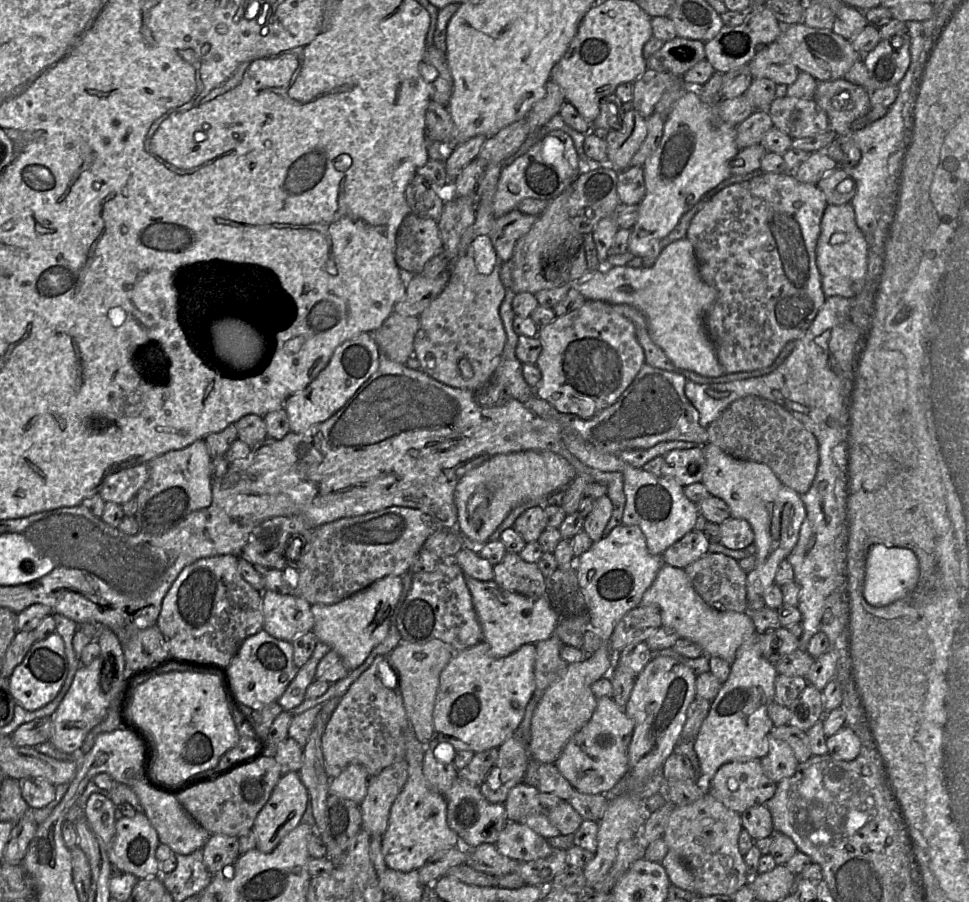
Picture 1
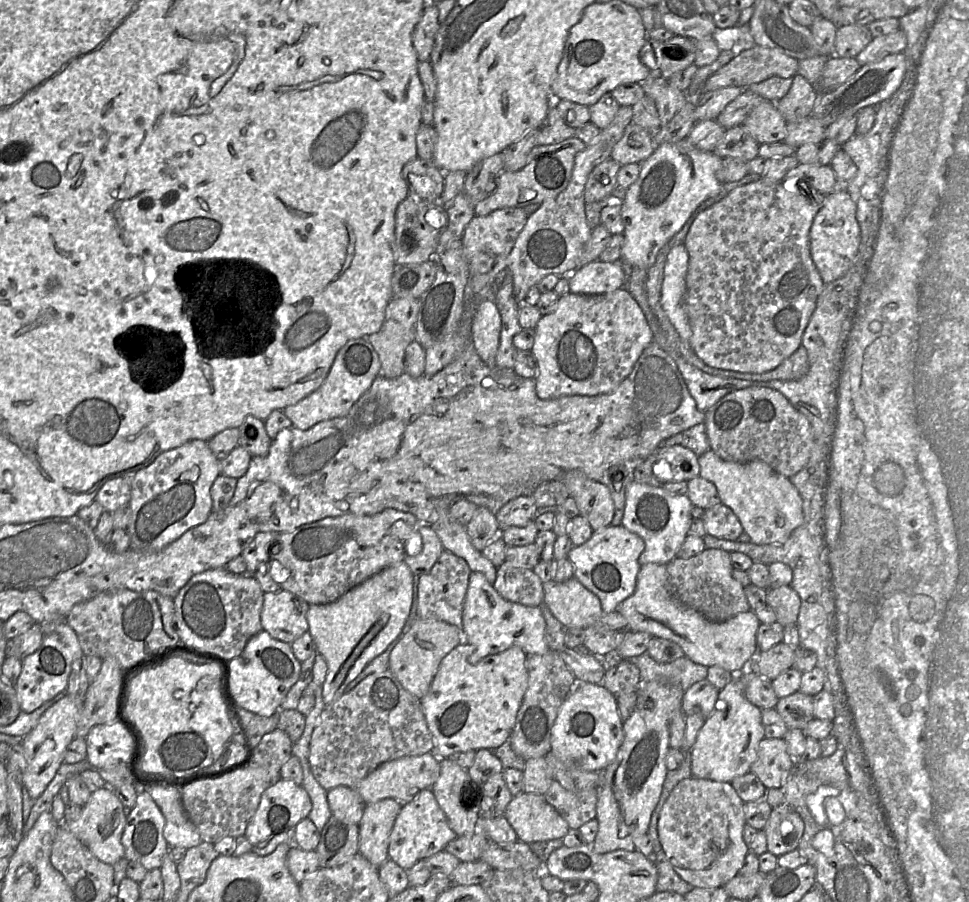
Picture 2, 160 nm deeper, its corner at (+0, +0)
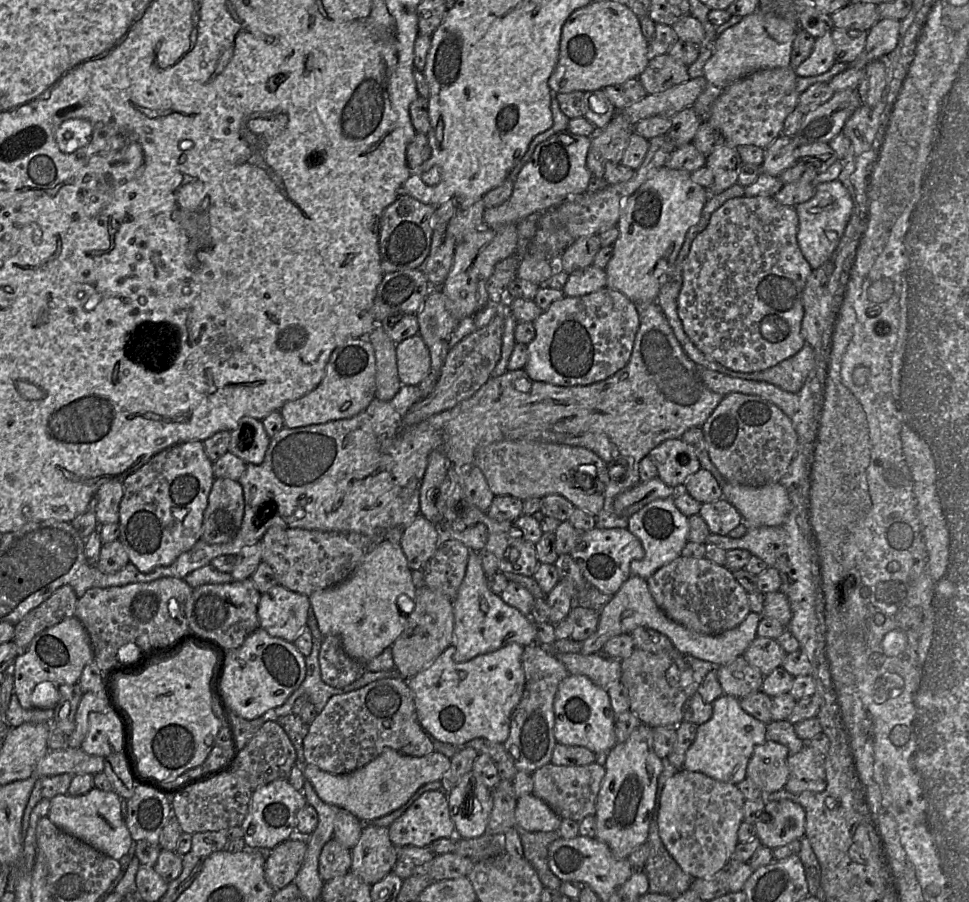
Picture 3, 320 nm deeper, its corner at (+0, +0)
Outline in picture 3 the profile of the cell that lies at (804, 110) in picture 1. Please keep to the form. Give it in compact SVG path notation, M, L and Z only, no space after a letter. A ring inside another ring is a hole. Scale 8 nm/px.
M781 134L765 149L762 173L779 176L796 162L794 151L797 147L793 136Z

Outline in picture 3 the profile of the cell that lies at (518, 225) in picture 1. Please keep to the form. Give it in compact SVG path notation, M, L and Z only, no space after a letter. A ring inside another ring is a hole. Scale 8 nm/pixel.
M517 223L497 228L489 228L483 224L479 230L465 236L463 241L456 245L453 264L441 287L441 293L445 308L458 322L474 316L490 302L487 282L495 265L516 252L517 242Z

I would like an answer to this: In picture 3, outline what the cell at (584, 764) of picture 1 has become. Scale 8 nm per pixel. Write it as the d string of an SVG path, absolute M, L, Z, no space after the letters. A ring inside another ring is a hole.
M569 674L559 687L554 701L555 738L557 743L583 746L598 753L616 744L615 716L607 691L587 676Z

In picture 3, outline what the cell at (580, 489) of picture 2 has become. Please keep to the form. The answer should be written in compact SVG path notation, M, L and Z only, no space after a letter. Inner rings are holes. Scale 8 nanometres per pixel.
M504 440L480 447L474 465L484 474L495 496L512 496L522 501L558 494L575 507L597 516L604 505L605 485L601 475L606 464L593 451L576 446L531 440ZM575 471L587 471L592 476L589 487L581 487L575 480Z

